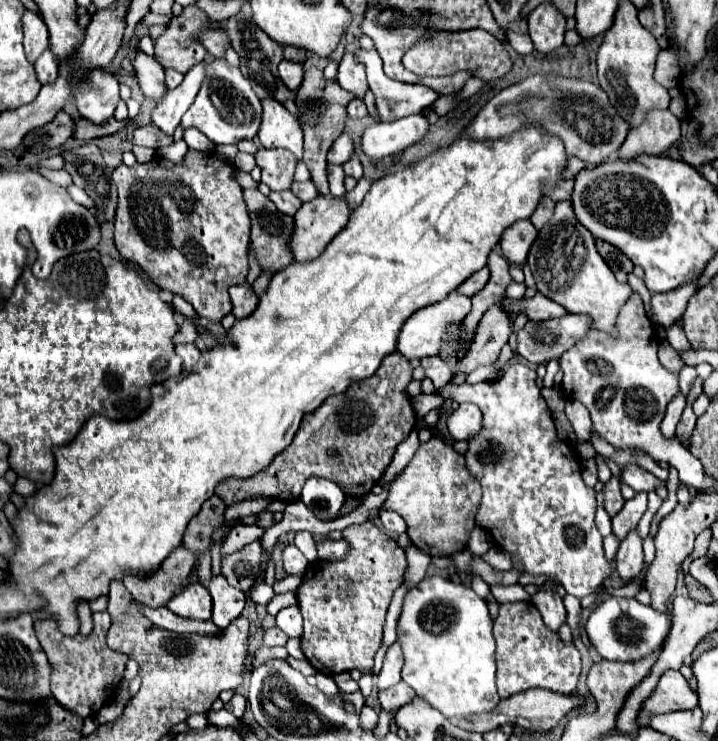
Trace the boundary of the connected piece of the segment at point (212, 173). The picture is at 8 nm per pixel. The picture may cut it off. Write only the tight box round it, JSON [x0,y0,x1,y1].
[112,150,250,322]

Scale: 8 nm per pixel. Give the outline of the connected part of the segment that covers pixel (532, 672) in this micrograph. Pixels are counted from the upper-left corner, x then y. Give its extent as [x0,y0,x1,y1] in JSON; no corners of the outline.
[492,602,580,698]

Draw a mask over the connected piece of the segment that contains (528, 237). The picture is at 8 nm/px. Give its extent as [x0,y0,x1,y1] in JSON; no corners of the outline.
[500,220,538,266]

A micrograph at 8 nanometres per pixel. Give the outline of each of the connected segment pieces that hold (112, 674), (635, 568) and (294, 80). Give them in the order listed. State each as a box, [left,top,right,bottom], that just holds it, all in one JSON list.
[[34,612,128,718],[616,530,642,582],[280,60,304,90]]

